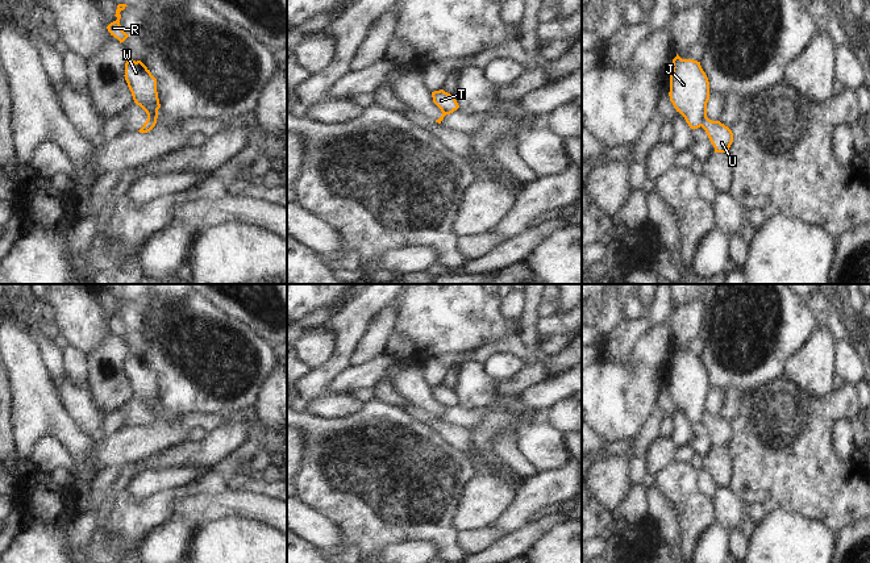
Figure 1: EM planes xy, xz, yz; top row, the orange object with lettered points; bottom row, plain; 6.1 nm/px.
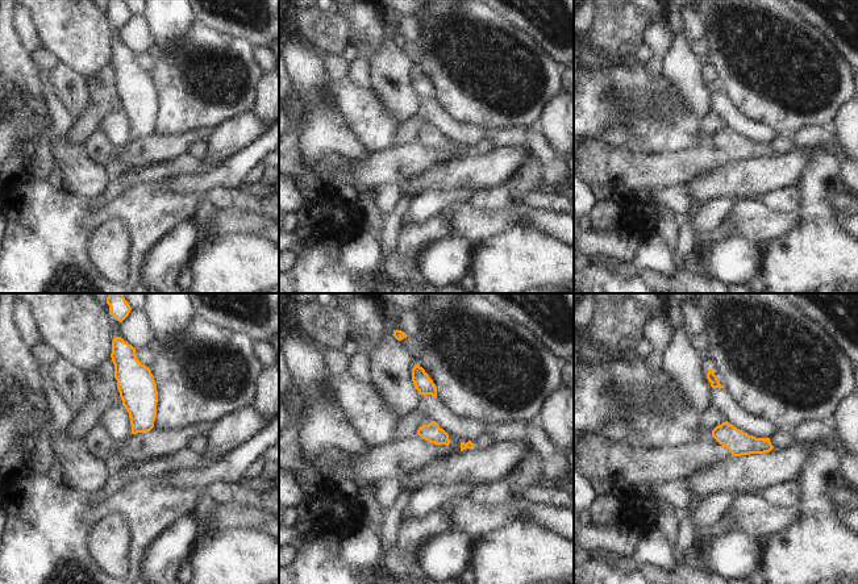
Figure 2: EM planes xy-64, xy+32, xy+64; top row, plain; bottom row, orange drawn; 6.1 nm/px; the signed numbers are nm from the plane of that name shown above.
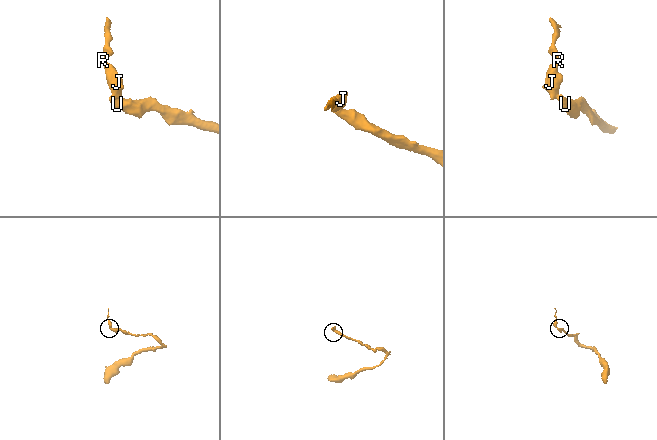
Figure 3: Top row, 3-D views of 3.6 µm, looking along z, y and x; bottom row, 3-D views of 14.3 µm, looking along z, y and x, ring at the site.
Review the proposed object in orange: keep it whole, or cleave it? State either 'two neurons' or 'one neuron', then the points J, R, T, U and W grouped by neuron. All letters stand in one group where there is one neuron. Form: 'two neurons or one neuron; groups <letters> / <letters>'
two neurons; groups J R T W / U

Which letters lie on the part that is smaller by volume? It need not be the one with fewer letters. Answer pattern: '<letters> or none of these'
J, R, T, W

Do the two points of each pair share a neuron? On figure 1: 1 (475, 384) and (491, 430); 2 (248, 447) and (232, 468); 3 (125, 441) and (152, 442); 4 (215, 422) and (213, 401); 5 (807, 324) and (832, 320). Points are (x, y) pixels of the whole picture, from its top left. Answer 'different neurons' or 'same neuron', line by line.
1: same neuron
2: same neuron
3: same neuron
4: different neurons
5: different neurons

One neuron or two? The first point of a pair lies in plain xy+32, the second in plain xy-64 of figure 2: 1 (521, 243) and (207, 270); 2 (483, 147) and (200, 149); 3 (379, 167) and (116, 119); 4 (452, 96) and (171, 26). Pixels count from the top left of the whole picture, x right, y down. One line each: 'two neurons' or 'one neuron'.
1: one neuron
2: one neuron
3: two neurons
4: two neurons

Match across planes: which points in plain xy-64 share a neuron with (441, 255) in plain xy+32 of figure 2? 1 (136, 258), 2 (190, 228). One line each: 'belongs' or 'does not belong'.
1: does not belong
2: belongs

